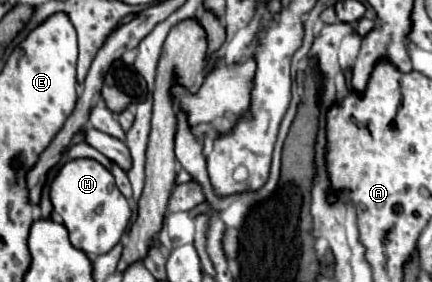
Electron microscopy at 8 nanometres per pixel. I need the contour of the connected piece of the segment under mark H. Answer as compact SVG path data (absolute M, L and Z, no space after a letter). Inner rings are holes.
M92 159L68 161L50 185L50 199L54 211L64 219L72 245L90 255L108 253L120 241L132 217L132 209L116 189L112 173Z

